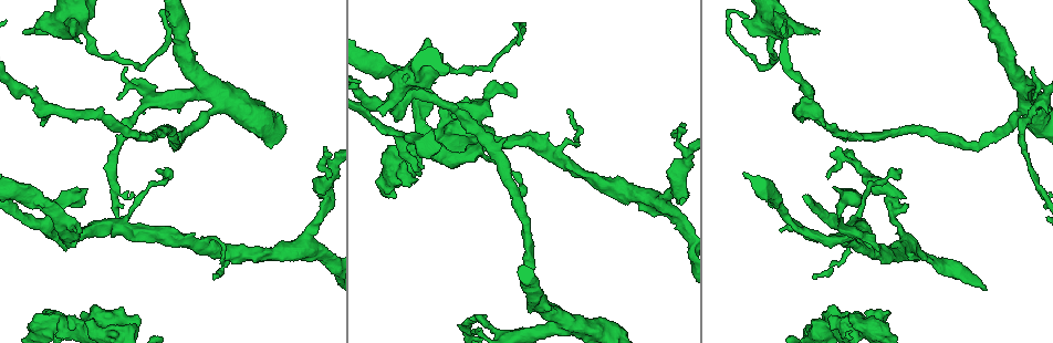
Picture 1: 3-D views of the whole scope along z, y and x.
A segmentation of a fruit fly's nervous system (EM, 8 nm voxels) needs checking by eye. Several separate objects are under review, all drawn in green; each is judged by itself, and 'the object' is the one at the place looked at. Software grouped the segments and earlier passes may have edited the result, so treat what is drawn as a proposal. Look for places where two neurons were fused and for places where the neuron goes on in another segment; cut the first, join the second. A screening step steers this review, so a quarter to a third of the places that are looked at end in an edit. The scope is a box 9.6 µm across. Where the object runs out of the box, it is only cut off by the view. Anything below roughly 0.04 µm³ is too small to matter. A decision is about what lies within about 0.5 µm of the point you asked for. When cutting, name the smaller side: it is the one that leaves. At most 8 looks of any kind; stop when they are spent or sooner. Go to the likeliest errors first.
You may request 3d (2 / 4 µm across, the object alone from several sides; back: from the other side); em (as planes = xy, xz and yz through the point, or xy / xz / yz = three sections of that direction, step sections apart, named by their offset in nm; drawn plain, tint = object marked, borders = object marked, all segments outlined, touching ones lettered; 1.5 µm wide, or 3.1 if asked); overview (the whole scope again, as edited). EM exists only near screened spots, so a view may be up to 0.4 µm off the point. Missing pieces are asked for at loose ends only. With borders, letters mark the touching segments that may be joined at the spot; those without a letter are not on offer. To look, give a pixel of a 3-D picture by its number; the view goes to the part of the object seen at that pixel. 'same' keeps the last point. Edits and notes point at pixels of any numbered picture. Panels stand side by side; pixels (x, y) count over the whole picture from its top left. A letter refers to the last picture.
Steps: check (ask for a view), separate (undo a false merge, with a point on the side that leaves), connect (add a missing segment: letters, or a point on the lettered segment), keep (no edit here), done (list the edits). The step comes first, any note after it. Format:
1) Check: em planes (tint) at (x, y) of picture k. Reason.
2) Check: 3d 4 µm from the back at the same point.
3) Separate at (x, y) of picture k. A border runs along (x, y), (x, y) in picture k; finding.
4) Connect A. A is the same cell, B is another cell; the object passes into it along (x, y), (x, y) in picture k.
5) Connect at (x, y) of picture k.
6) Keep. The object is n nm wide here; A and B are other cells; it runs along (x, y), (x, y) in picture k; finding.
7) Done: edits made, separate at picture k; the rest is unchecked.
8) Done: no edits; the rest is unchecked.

Check: em xy step 8 (borders) at (22, 32) of picture 1.

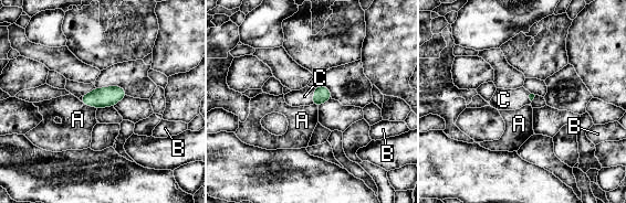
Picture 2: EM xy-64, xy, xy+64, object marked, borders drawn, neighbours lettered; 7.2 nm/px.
Check: em planes (borders) at the same point.

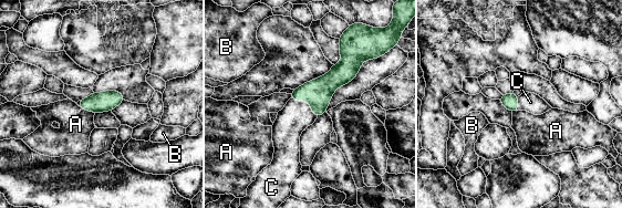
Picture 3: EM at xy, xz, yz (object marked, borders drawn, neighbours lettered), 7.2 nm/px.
Connect at (296, 116) of picture 3. C is the same cell, A and B are other cells; the object passes into it along (319, 92), (308, 100), (296, 116) in picture 3; it goes on there.

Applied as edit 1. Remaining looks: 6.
Check: em xy step 8 (borders) at (158, 168) of picture 1. Thin end.

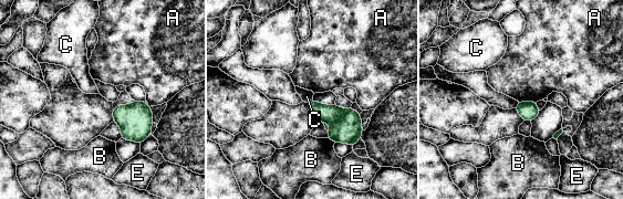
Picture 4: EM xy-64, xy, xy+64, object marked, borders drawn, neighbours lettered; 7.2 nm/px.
Check: em planes (borders) at the same point. Another direction.

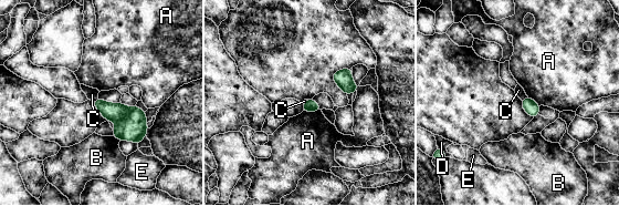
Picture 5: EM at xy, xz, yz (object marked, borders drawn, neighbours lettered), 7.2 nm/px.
Keep. The longest contact is with A, 140 nm; A, B, C, D and E are other cells; a border runs along (527, 96), (521, 100) in picture 5; none of them fits.

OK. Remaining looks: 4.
Check: em planes (borders) at (402, 136) of picture 1. A fork.

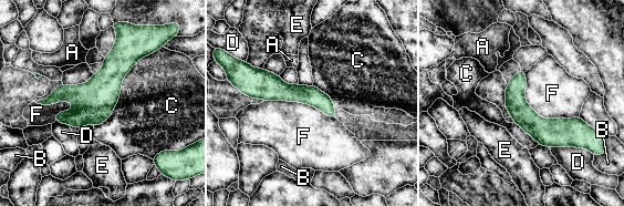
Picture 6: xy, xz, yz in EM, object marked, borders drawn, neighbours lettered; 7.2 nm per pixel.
Keep. The longest contact is with C, 700 nm; A, B, C, D, E and F are other cells; all the same neuron.

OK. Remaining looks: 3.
Done: edits made, connect at picture 3; the rest is unchecked.

